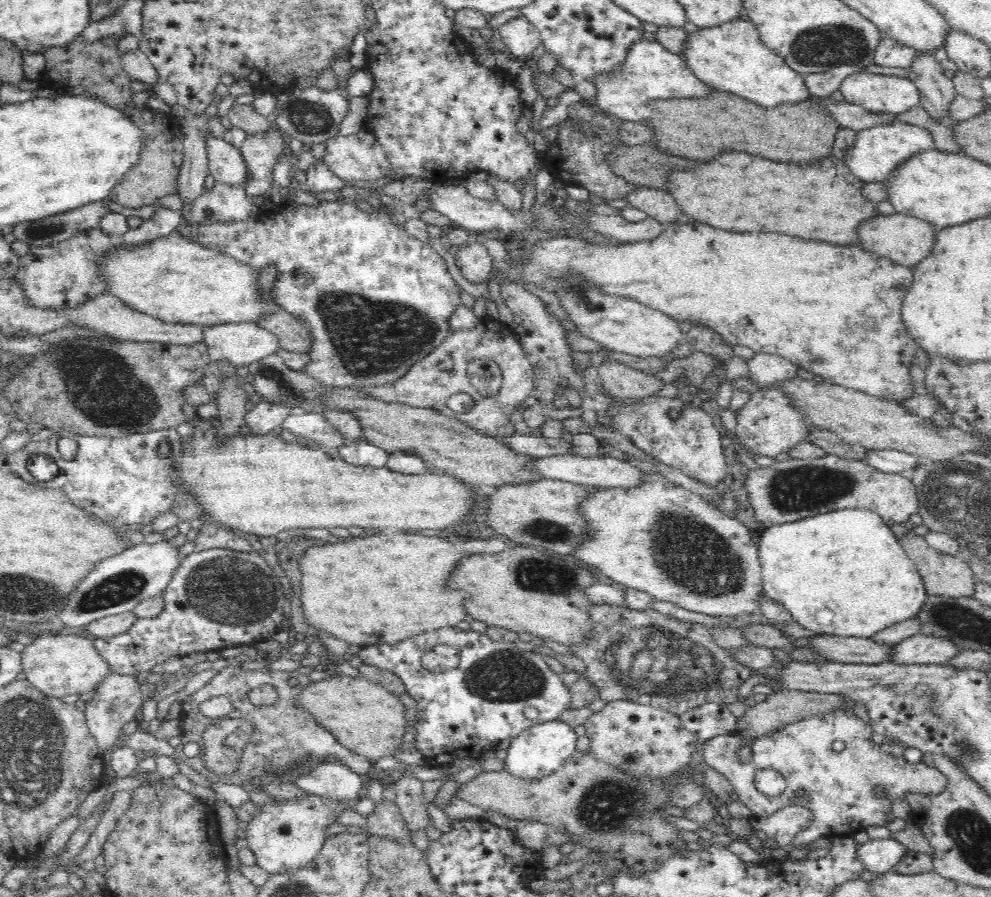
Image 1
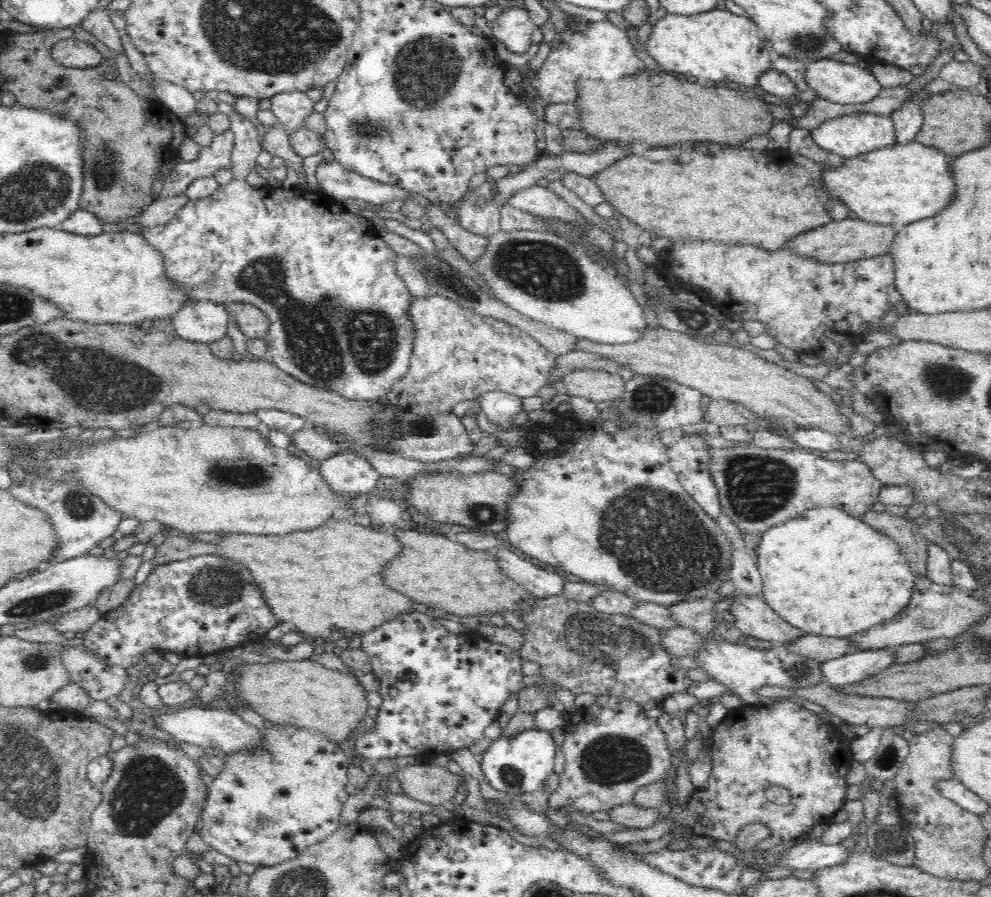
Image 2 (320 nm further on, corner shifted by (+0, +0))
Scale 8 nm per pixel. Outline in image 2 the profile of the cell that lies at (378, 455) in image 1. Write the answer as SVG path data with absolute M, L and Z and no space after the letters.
M350 448L321 461L319 469L331 488L341 494L366 495L372 492L381 478L366 457Z

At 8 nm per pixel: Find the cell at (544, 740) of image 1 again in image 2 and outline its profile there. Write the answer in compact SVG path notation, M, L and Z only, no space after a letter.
M524 730L514 736L500 736L490 744L480 762L484 778L498 791L524 794L543 789L546 778L554 772L556 742L547 730Z

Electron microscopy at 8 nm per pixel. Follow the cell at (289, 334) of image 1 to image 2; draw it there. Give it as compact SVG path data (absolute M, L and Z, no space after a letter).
M234 302L224 304L228 311L229 318L234 318L238 328L242 330L248 338L262 339L268 338L272 321L270 317L257 306L244 302Z

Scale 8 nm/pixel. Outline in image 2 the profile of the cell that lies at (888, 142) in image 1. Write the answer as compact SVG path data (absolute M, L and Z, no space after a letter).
M844 114L836 120L828 120L811 131L814 141L824 150L846 158L856 158L876 149L884 149L897 144L896 127L890 116L876 114Z

